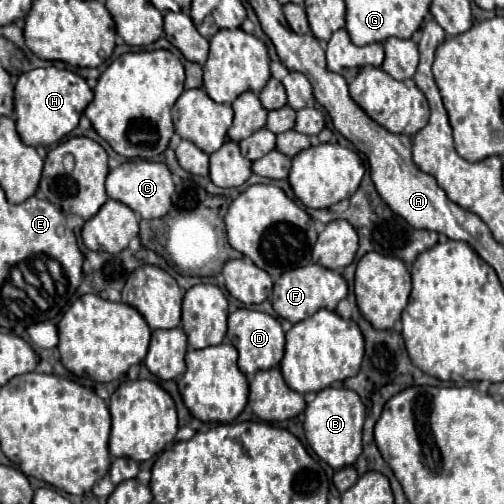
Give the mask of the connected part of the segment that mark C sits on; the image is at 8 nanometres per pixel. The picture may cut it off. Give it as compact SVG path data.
M144 159L126 161L108 173L106 193L110 199L116 199L128 205L142 219L156 219L156 217L164 217L172 205L170 199L174 195L174 181L172 181L172 173L166 167L166 163L144 161Z

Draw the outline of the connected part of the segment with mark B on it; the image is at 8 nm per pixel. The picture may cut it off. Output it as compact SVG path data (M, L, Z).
M326 387L316 393L316 399L306 407L304 431L308 445L314 453L326 461L332 469L354 465L358 455L362 453L362 425L364 425L364 403L360 401L356 391L346 387Z

